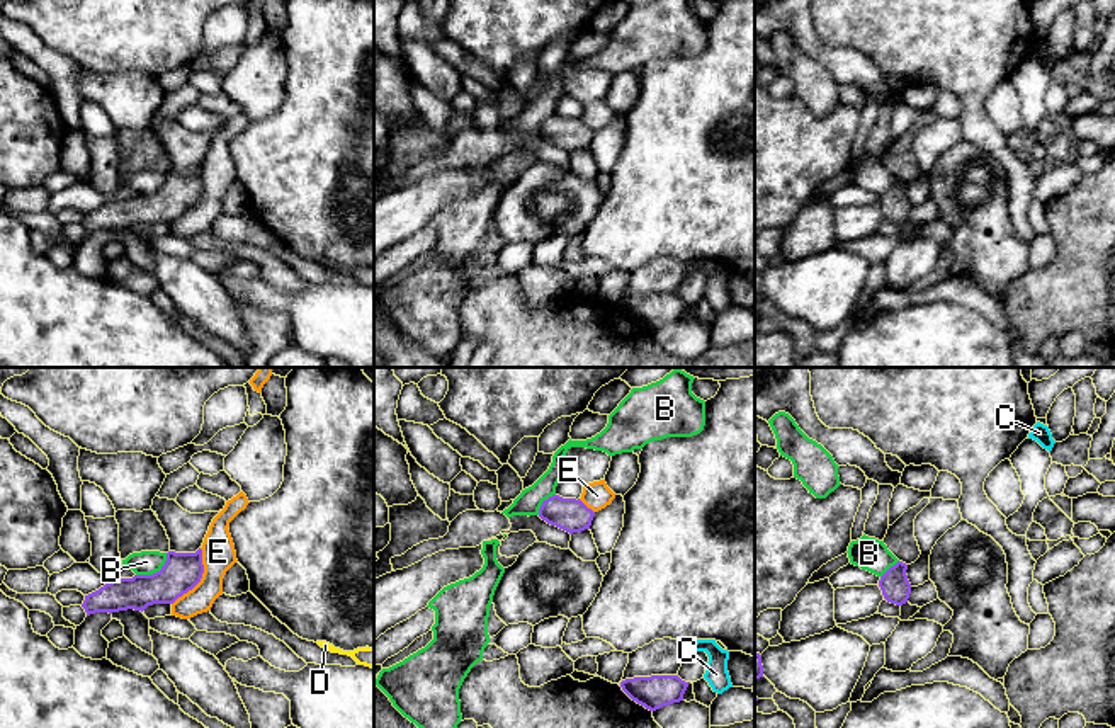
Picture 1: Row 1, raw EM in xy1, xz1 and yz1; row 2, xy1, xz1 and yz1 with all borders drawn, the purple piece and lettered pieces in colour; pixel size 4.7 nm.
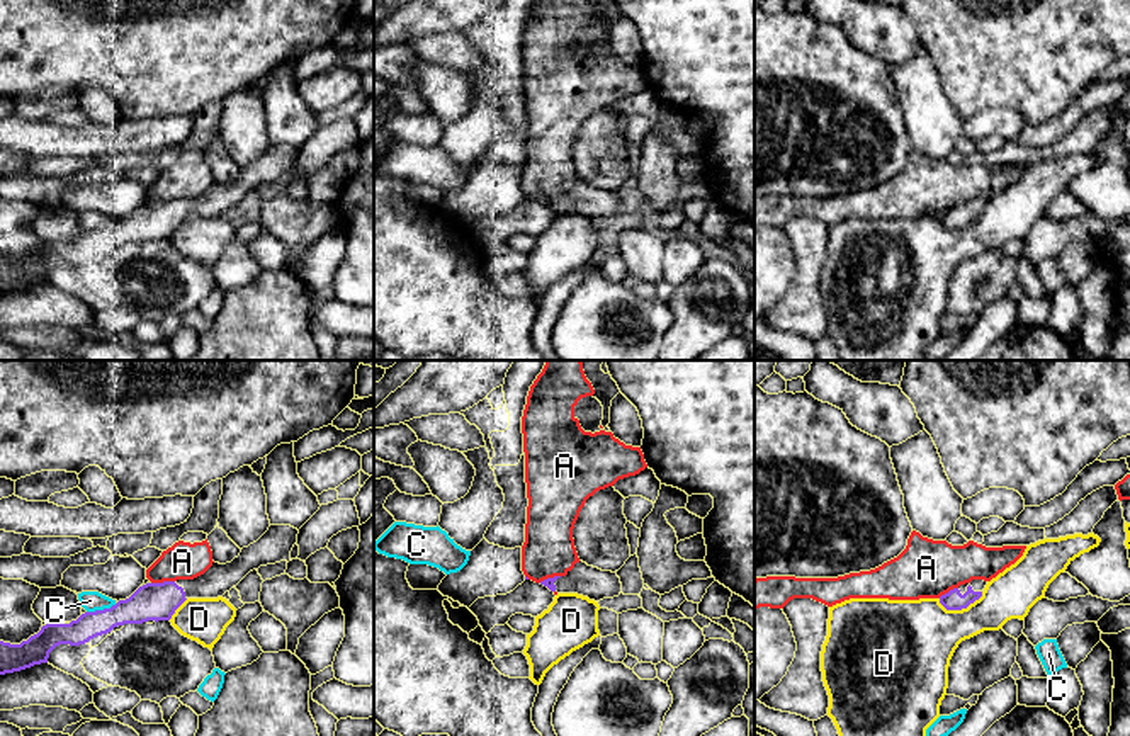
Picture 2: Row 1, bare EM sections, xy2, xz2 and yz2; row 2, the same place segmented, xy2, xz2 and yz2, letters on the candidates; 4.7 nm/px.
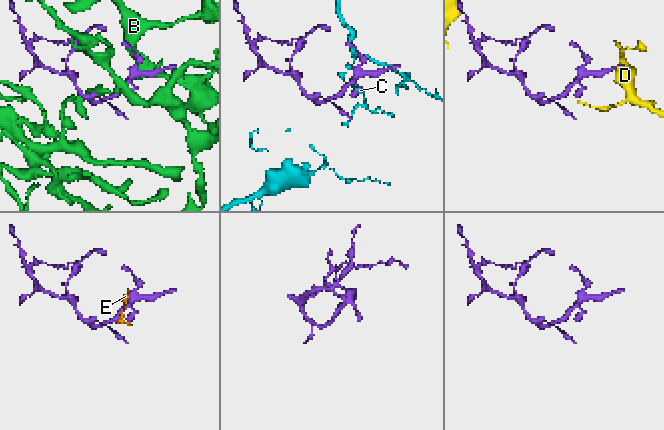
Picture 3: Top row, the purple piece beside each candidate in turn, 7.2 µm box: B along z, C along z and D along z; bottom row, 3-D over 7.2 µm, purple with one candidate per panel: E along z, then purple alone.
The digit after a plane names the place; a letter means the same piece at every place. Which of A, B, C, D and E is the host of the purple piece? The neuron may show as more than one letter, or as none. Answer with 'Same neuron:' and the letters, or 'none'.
Same neuron: none

